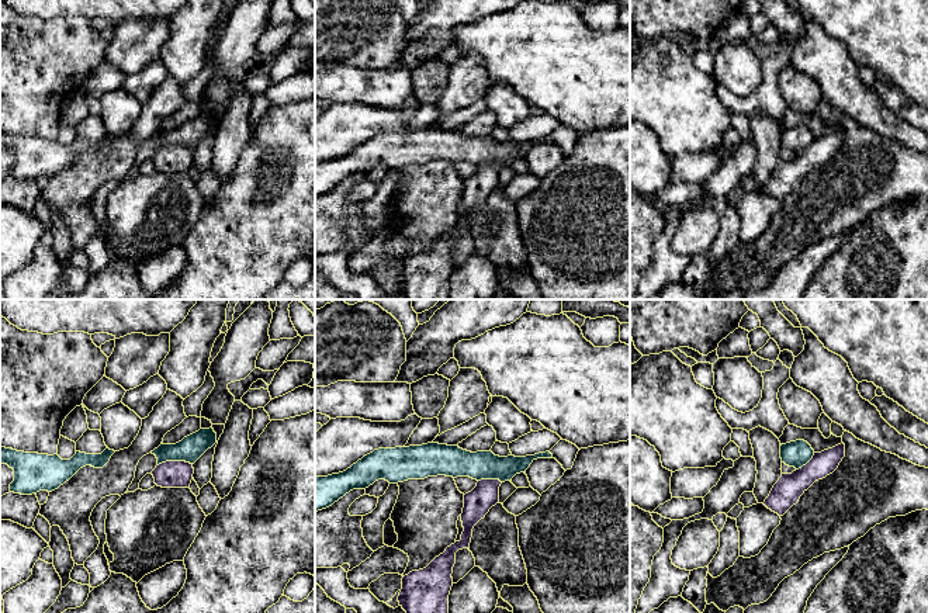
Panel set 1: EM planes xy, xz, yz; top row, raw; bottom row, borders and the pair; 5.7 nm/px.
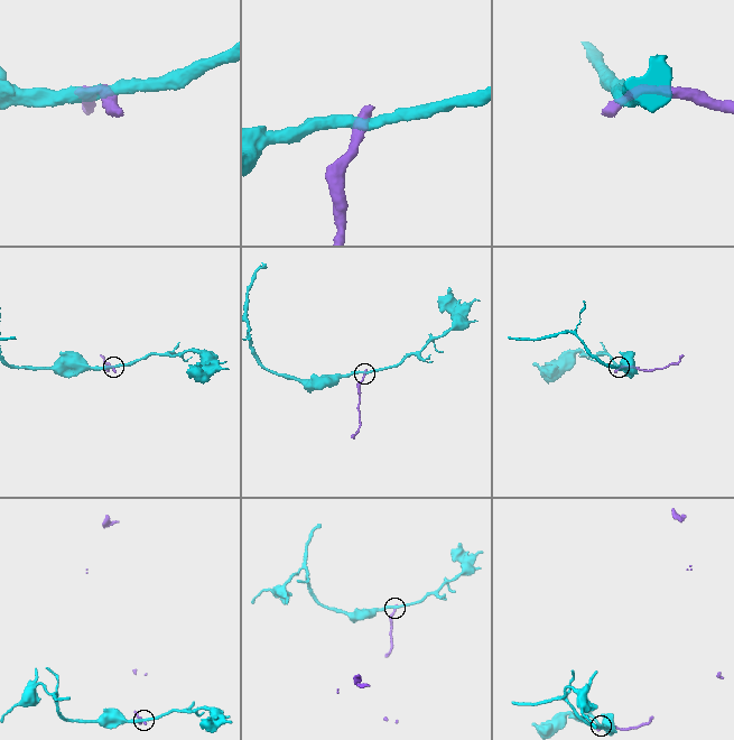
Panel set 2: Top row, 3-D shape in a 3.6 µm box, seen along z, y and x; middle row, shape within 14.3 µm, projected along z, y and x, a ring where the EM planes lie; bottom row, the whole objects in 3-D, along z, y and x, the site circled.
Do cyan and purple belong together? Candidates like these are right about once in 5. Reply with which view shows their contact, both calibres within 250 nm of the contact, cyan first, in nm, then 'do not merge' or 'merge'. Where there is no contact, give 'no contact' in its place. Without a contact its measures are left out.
meets cyan in xy; 150 nm thick on the cyan side, 160 nm on the other; do not merge

